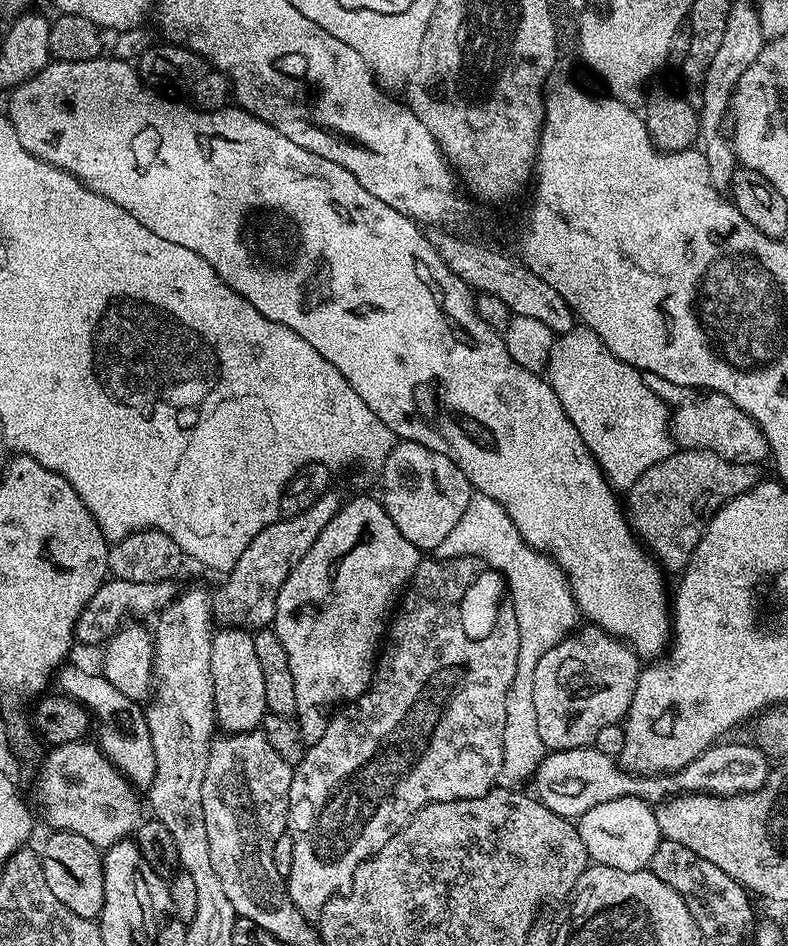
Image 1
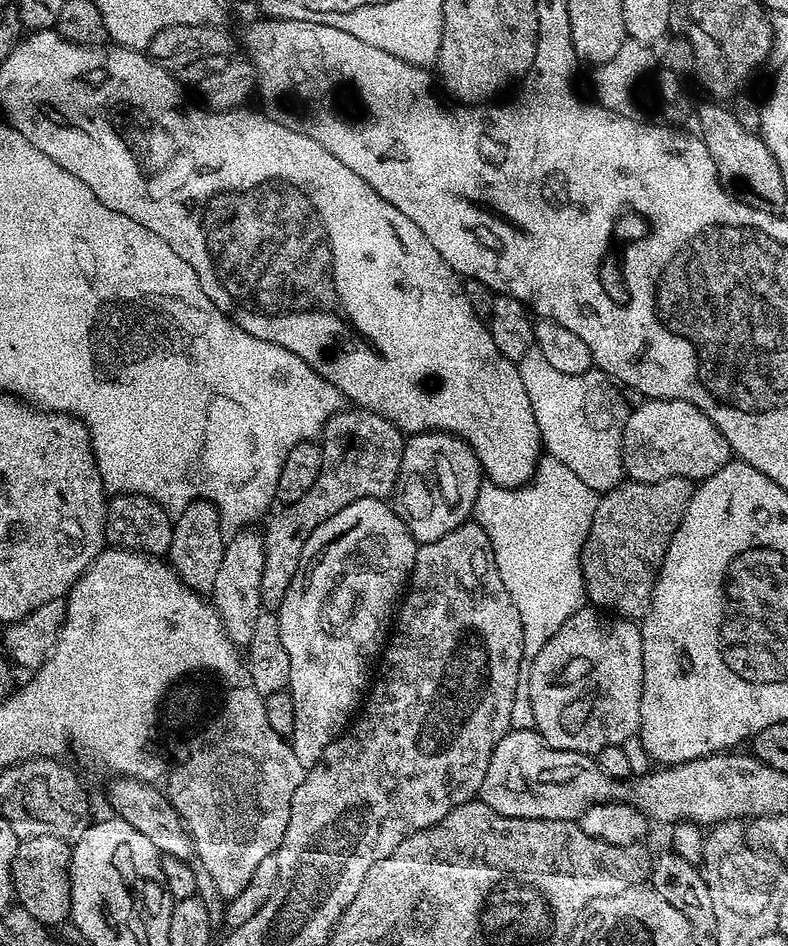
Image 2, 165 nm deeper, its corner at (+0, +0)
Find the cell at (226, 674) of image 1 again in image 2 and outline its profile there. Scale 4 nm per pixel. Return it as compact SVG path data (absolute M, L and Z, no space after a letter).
M240 530L236 536L224 545L222 562L218 566L218 575L214 578L214 586L210 593L211 603L222 618L226 634L237 646L246 646L254 635L254 622L258 622L258 614L262 611L260 603L260 583L262 582L262 566L264 565L264 538L259 531Z

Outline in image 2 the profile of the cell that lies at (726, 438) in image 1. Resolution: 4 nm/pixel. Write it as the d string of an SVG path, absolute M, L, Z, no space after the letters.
M645 399L631 409L620 436L624 475L638 482L681 476L693 482L713 476L733 459L732 447L711 418L688 400Z

